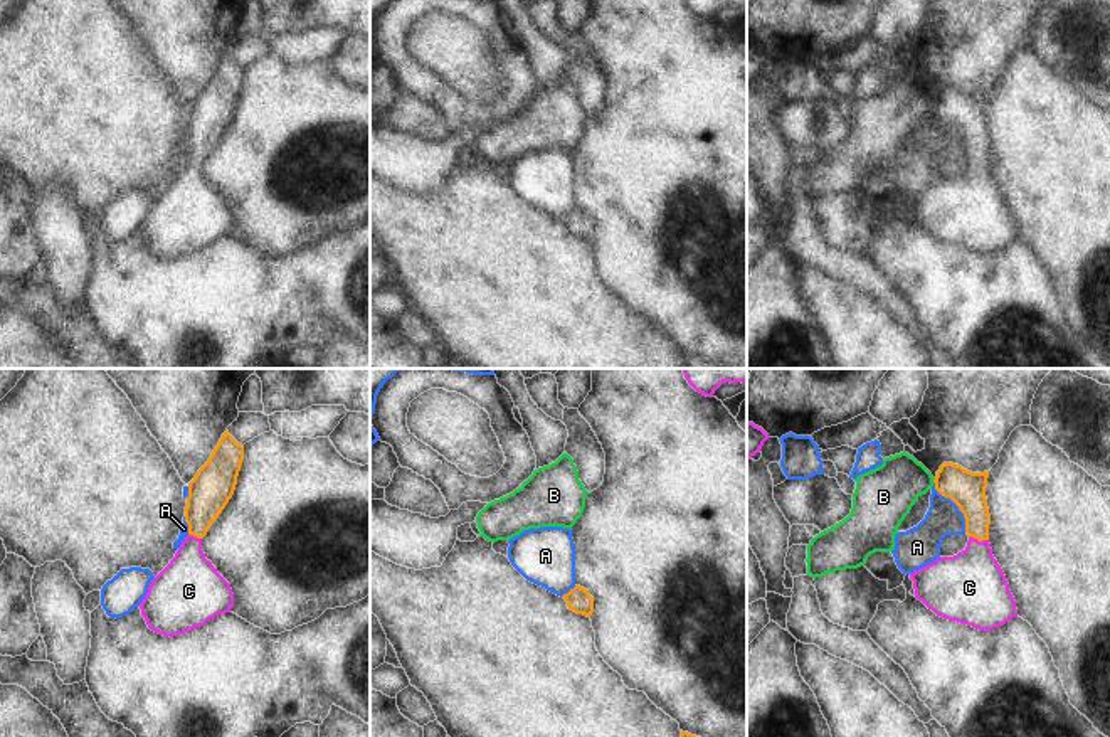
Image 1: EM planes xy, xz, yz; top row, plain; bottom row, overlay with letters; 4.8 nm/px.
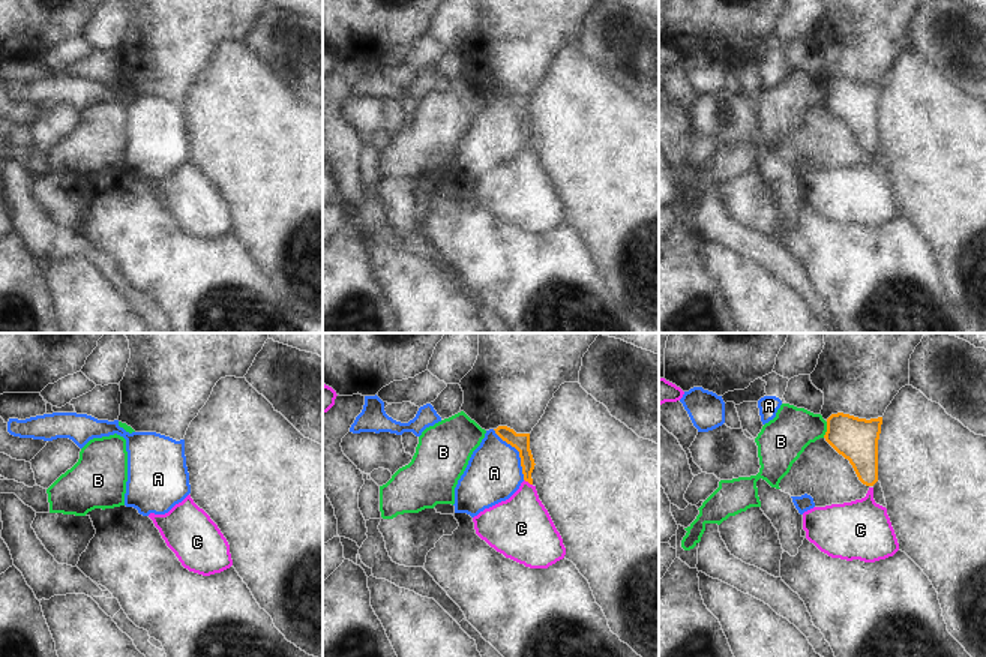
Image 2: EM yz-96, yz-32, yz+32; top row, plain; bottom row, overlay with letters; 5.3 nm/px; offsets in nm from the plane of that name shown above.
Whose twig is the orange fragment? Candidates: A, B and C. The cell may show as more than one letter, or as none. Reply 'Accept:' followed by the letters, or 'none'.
Accept: C.

